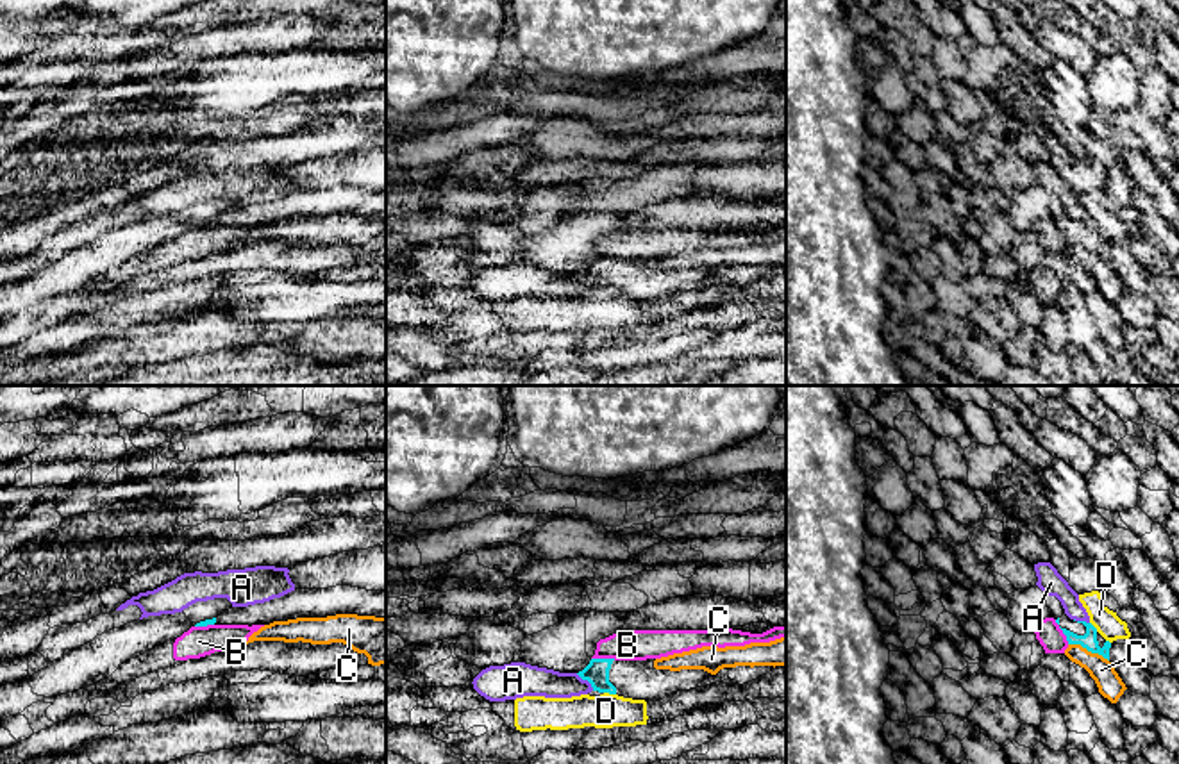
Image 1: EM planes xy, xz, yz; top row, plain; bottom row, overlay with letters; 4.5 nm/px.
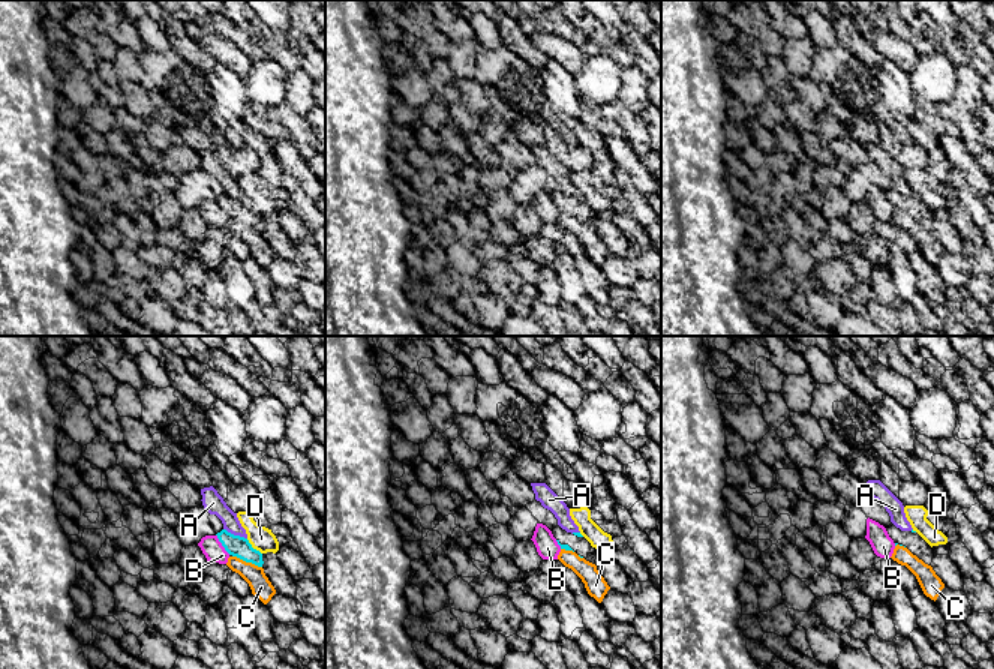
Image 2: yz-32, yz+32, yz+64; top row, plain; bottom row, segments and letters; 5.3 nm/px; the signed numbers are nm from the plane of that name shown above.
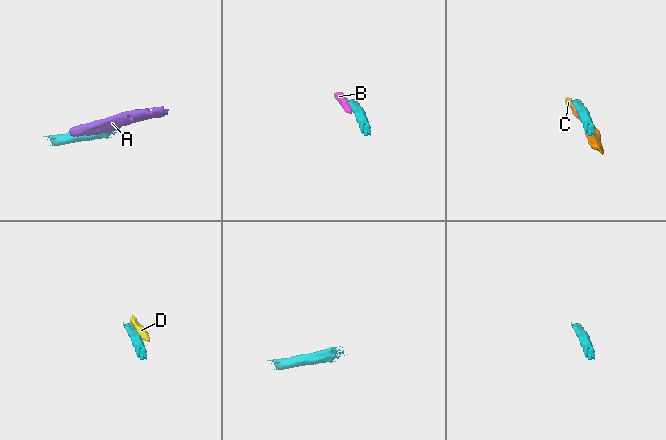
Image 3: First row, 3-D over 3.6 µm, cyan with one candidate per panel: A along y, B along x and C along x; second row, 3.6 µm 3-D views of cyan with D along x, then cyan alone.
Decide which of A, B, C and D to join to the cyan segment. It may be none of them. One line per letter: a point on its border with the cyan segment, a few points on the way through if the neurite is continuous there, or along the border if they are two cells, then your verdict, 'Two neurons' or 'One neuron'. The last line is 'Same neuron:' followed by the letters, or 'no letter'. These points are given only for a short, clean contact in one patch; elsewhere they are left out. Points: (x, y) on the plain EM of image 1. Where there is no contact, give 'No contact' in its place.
A: Touches cyan at xz (586, 279). Two neurons
B: Touches cyan at xz (604, 259). Boundary: xz (592, 257), (615, 259). Two neurons
C: Touches cyan at yz (1088, 250). Two neurons
D: Touches cyan at xz (610, 293). Two neurons
Same neuron: no letter

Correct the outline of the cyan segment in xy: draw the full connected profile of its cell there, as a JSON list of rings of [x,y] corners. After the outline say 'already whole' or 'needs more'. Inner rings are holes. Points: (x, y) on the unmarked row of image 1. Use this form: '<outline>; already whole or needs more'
[[[336,186],[329,189],[295,189],[264,203],[232,207],[213,220],[196,223],[195,227],[252,227],[297,218],[327,218],[336,214],[386,218],[386,189],[366,191],[352,186]]]; needs more

